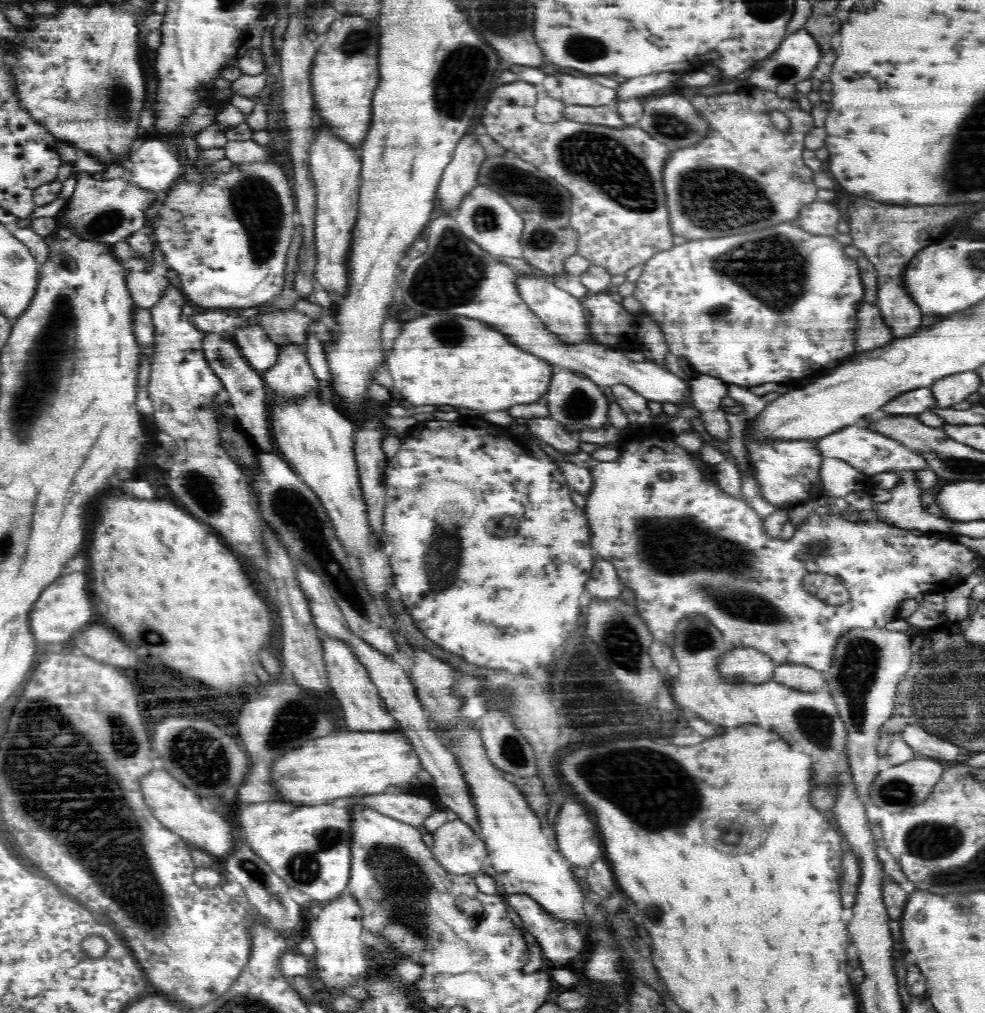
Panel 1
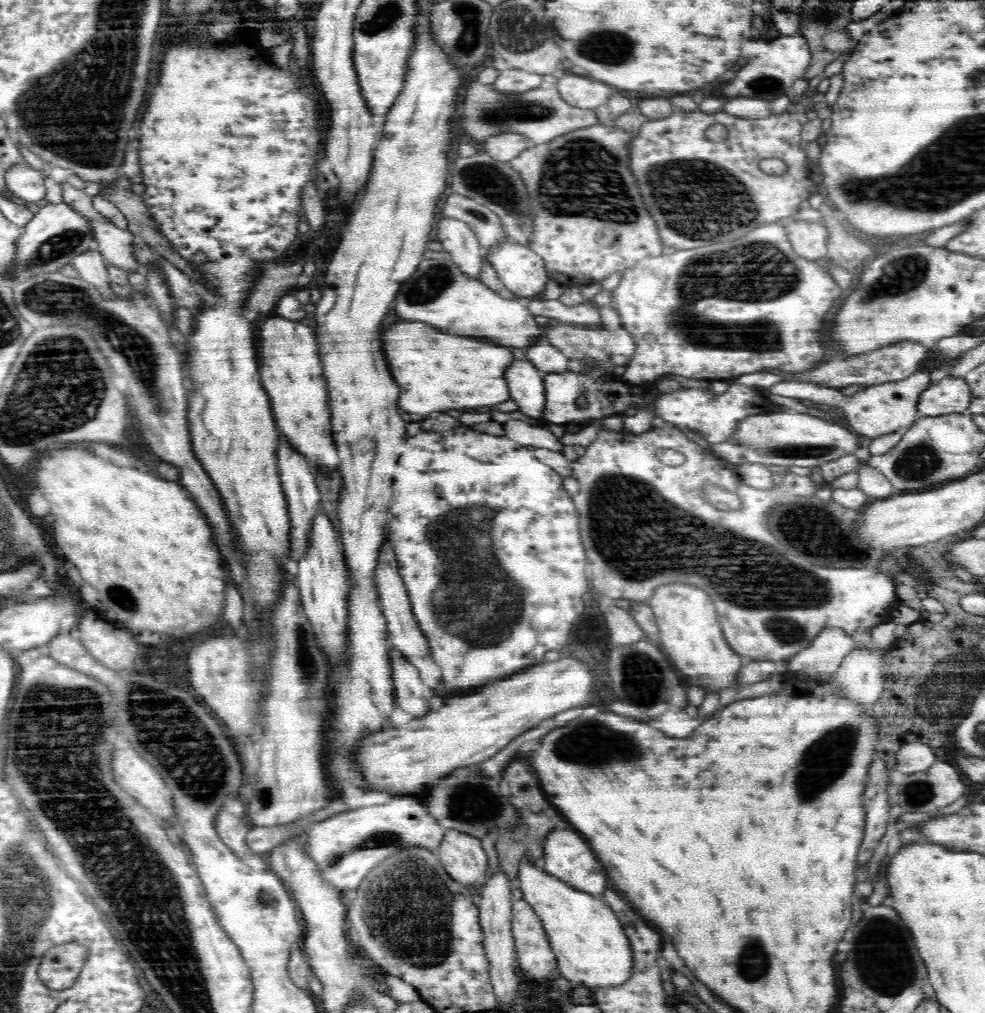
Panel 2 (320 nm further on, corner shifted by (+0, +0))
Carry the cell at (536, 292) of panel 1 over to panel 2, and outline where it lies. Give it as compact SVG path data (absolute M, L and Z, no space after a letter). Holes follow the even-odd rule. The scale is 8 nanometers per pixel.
M508 240L502 245L496 245L491 252L488 252L487 258L507 290L521 297L537 297L532 299L533 301L542 301L538 296L541 293L544 294L549 279L545 262L532 249Z

